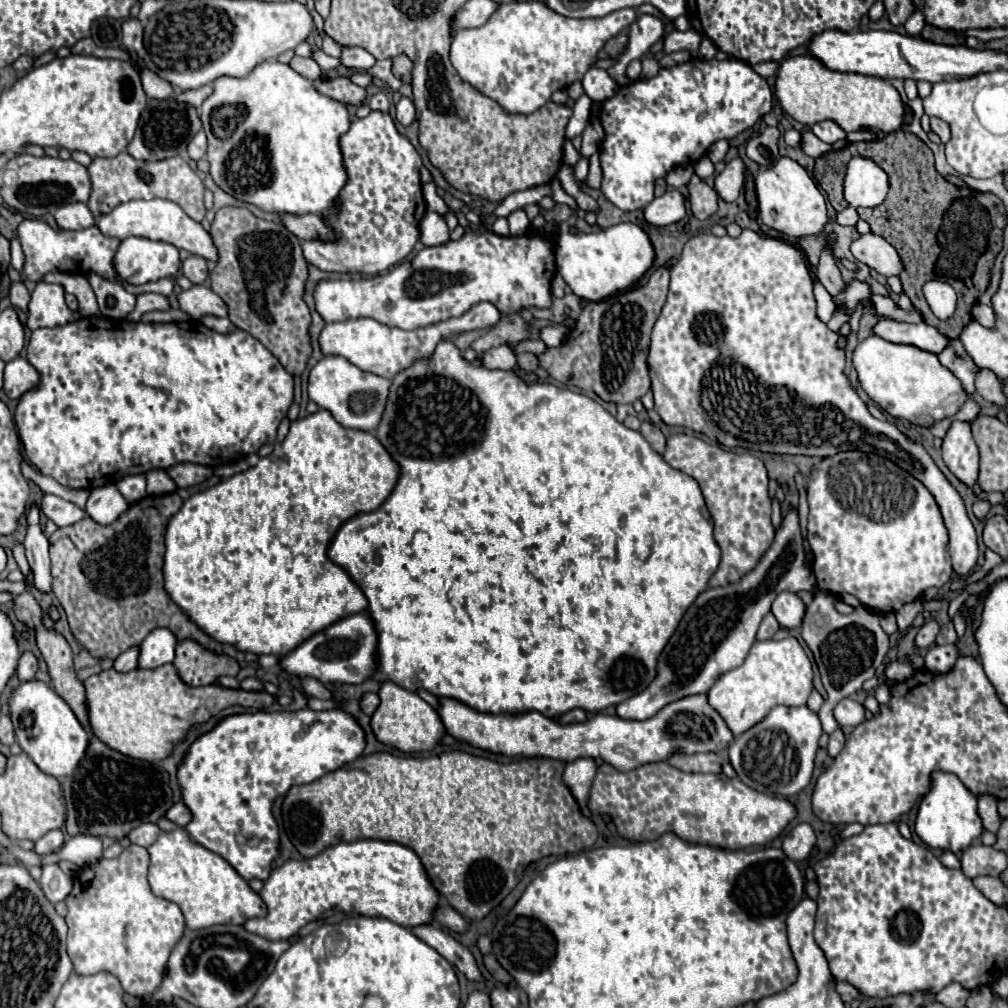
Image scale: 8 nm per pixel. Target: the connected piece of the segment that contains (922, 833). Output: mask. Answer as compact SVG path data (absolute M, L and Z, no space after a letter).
M932 772L930 774L930 790L920 802L918 816L916 816L916 834L932 848L940 850L952 850L954 854L966 850L970 844L974 844L982 832L982 818L978 814L978 798L968 790L954 774L948 772Z

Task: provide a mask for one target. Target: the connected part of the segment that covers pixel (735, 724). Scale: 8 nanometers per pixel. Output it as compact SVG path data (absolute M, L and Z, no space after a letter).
M788 636L784 640L754 642L748 658L738 668L722 674L708 692L708 702L726 720L734 736L750 730L766 718L774 706L804 706L814 690L812 662L802 644Z

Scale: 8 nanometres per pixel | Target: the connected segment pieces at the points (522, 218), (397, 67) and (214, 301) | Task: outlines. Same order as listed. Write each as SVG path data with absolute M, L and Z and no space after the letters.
M516 210L516 212L512 212L512 214L508 216L508 224L510 224L510 234L512 234L512 236L518 236L518 234L526 232L528 226L530 226L528 216L526 216L524 210Z
M400 54L392 60L392 74L396 78L400 78L404 84L410 84L410 78L412 78L412 62L408 56Z
M192 286L190 290L182 290L178 296L180 308L192 318L192 320L200 320L202 316L210 314L210 316L228 316L228 306L226 302L214 294L210 288L204 286Z

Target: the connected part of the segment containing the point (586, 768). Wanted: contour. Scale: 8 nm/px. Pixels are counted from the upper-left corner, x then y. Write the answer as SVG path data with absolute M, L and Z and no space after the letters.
M578 758L574 760L574 764L566 764L564 780L570 792L574 792L574 798L578 800L580 808L584 808L588 802L588 792L590 792L594 776L596 776L594 758Z

